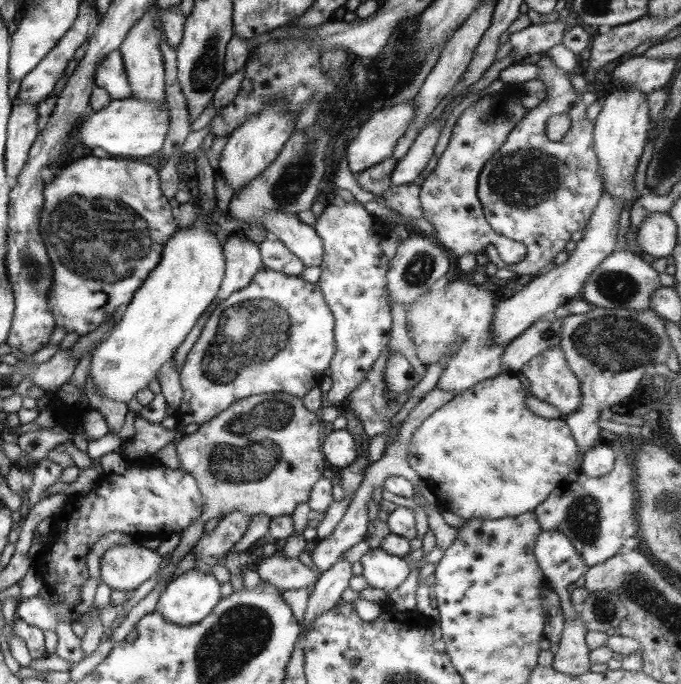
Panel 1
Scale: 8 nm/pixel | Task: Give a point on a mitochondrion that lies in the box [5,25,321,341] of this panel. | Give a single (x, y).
(121, 239)

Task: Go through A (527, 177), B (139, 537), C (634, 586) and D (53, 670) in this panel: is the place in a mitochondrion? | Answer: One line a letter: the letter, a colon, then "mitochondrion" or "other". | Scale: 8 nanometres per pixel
A: mitochondrion
B: other
C: mitochondrion
D: other

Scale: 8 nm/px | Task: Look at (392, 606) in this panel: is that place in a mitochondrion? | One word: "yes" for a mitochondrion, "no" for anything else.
no

